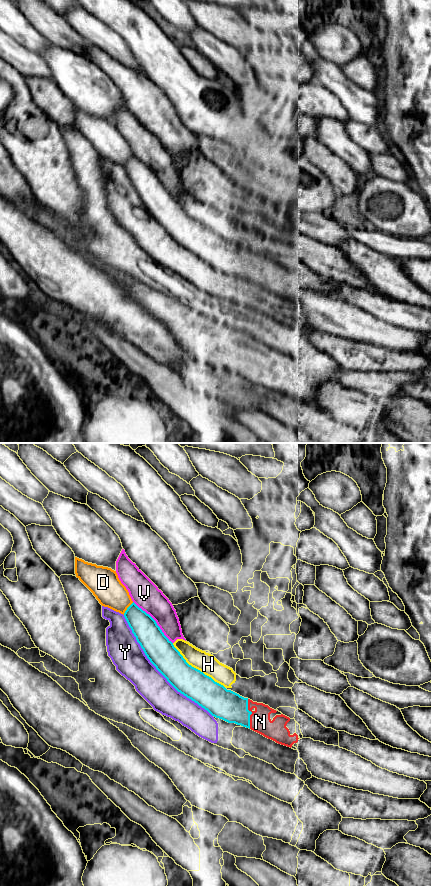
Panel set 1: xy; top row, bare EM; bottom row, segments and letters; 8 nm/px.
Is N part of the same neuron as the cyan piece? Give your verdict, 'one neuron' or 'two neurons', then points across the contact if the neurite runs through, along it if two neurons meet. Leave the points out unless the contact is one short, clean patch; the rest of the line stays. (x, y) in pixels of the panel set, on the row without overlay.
one neuron | across xy (224, 256), (241, 265), (251, 265), (260, 274)

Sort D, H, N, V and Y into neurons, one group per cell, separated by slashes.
D / H / N / V / Y

